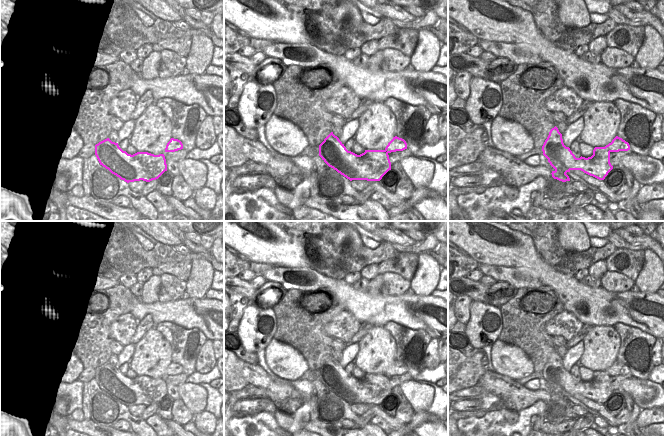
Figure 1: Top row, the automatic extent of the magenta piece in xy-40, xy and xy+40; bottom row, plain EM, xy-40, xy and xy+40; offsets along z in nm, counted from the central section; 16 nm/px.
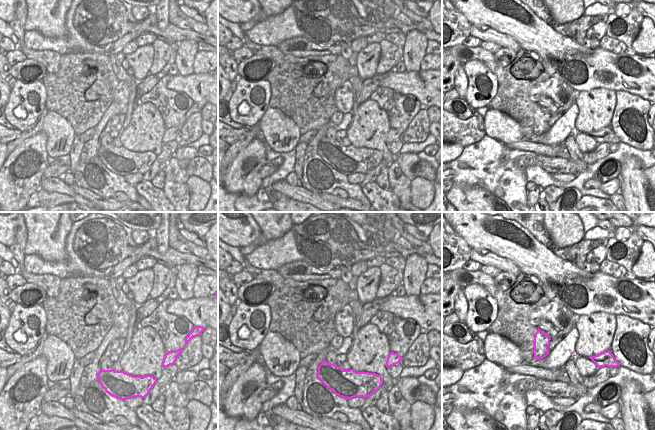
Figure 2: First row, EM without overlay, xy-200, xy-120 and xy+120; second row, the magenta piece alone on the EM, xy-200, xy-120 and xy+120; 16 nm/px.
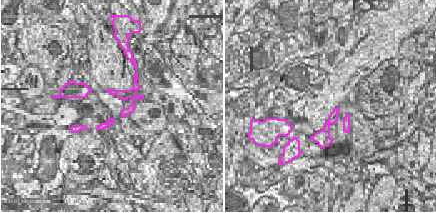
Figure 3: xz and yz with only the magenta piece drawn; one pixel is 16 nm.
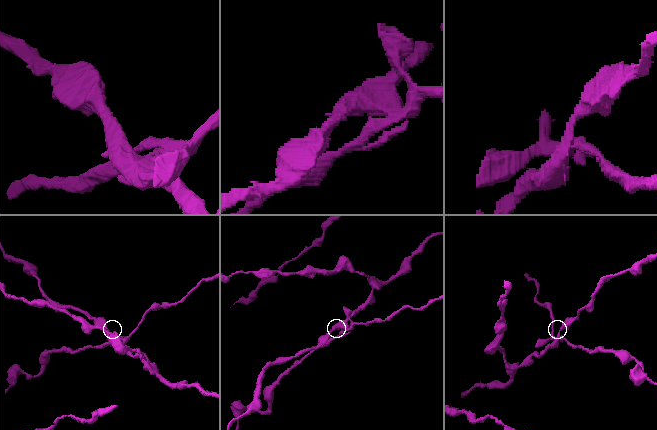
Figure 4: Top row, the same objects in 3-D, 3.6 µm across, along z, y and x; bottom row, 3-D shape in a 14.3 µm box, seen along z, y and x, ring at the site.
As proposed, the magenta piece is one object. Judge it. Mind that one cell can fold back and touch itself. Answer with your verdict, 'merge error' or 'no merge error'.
merge error

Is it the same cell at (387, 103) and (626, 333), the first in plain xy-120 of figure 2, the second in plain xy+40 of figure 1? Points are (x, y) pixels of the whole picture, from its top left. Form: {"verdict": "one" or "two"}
{"verdict": "one"}

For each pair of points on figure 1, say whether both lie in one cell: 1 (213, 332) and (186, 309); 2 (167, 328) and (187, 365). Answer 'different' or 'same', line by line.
1: same
2: same

